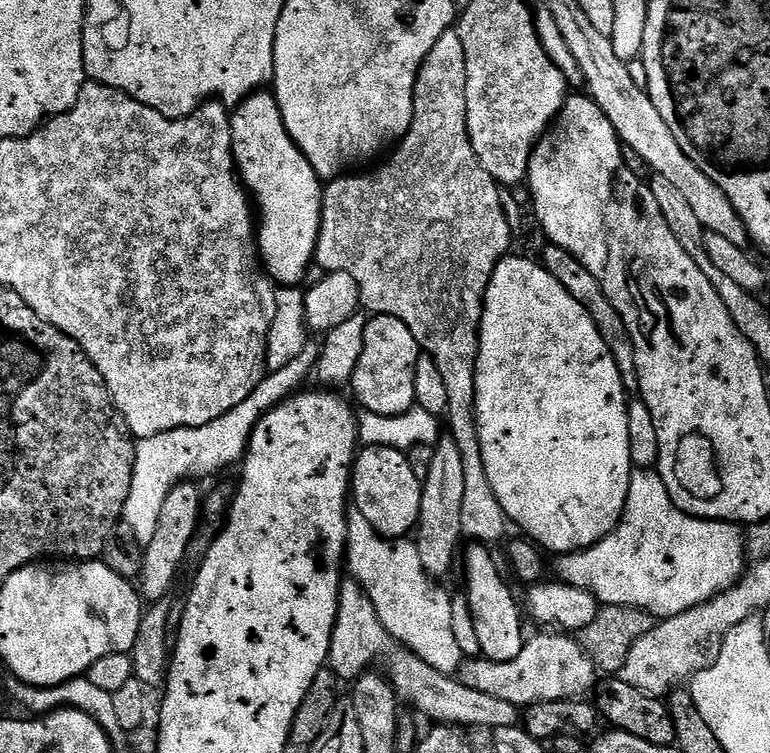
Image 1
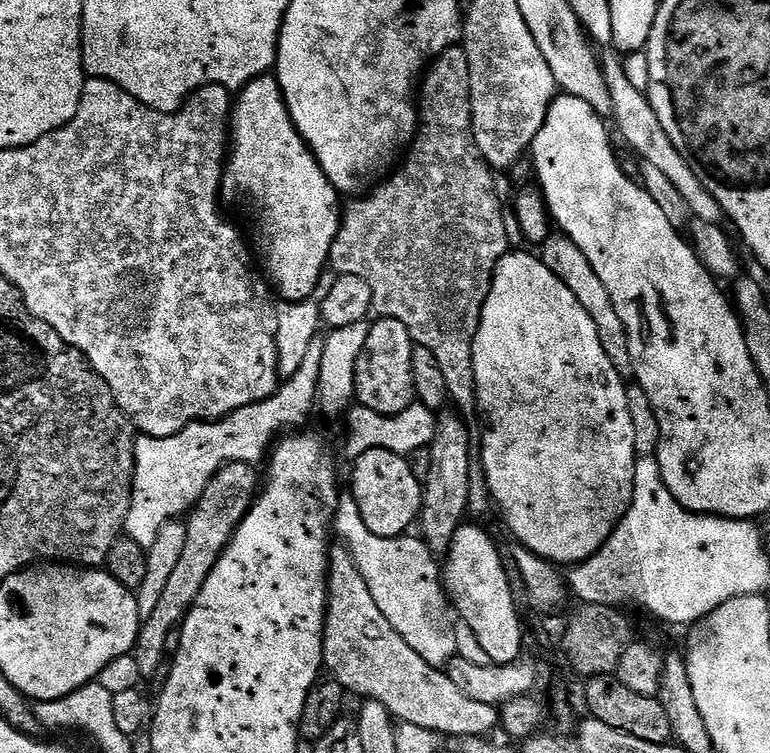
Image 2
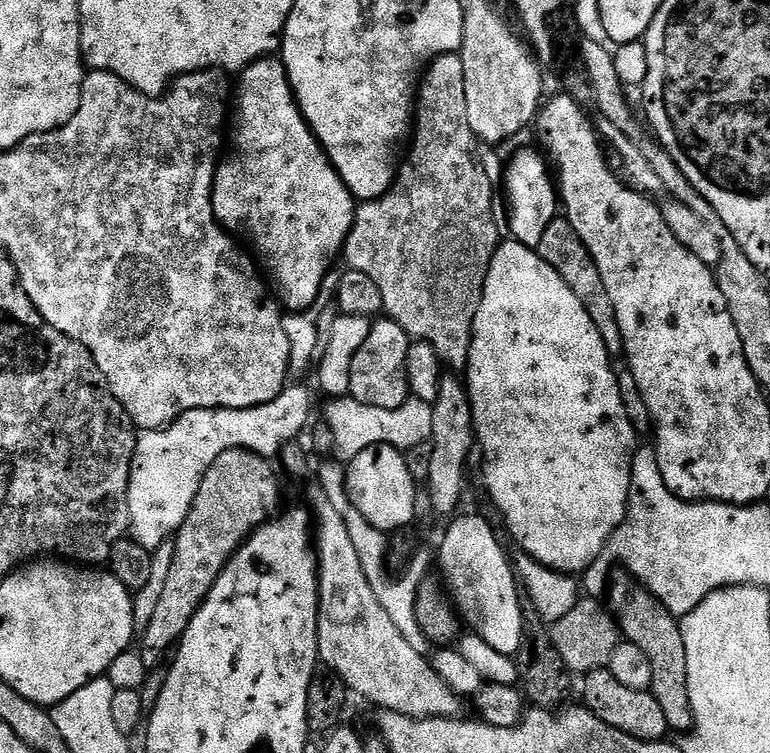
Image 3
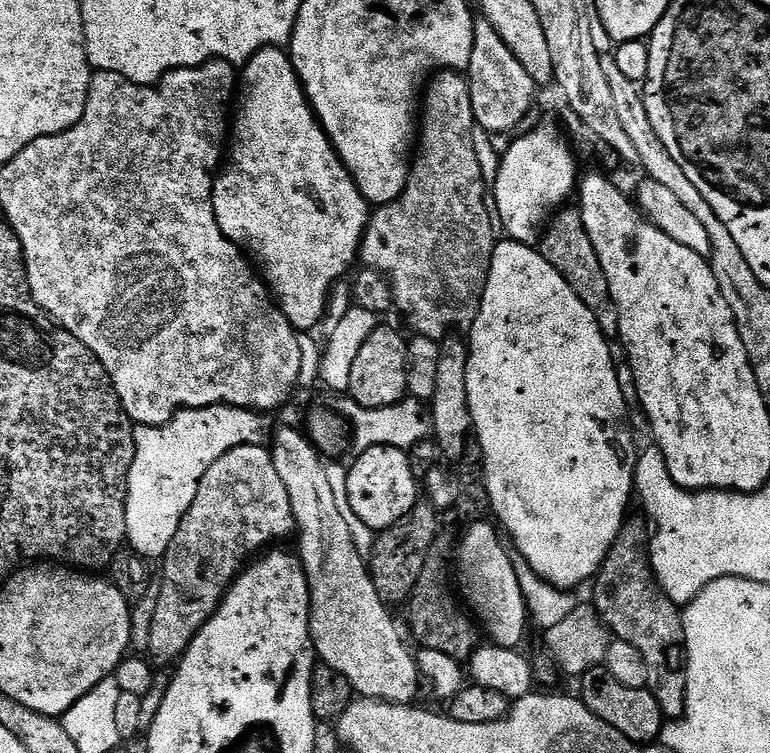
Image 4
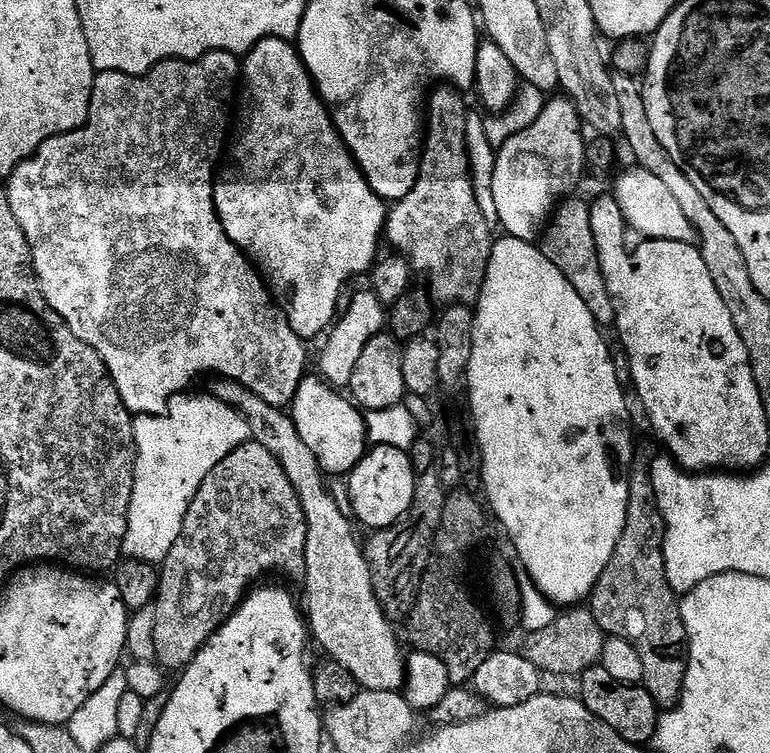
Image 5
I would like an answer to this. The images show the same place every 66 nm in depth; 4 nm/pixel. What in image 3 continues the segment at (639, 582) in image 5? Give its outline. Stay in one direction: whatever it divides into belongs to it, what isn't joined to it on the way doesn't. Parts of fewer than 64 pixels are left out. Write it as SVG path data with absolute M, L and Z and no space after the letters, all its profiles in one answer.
M613 571L610 577L611 611L614 613L623 636L629 644L638 646L650 658L654 670L651 691L658 698L658 707L666 713L666 722L673 733L688 734L695 729L694 706L690 706L688 671L686 670L686 642L682 642L680 620L673 616L658 598L635 583L627 571Z

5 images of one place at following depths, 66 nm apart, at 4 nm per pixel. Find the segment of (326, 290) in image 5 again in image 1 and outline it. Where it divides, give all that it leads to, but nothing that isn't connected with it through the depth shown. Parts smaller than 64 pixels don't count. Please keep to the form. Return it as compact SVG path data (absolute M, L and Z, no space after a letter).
M257 90L230 112L232 118L232 158L245 189L254 201L258 213L258 255L269 277L280 286L296 286L304 271L314 264L316 243L320 233L321 200L324 197L322 181L314 166L302 154L302 150L290 138L280 113L275 95L268 90Z

